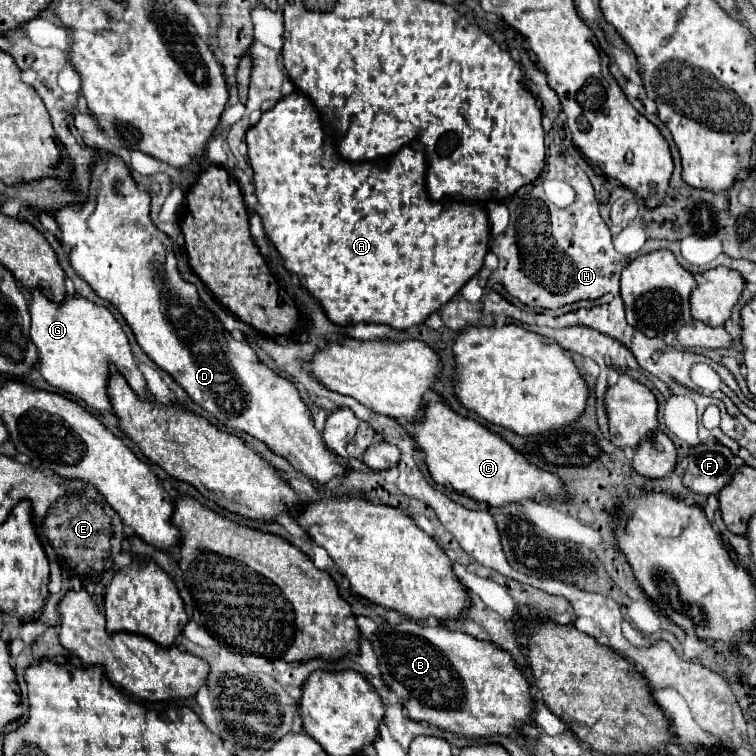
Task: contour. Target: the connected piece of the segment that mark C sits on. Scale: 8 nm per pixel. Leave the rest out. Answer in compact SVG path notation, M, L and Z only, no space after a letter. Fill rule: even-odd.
M428 402L422 414L410 422L412 440L424 454L424 464L436 484L454 488L456 492L490 506L516 504L520 500L542 500L546 494L562 502L568 500L558 484L558 476L534 468L524 456L518 456L498 434L482 424L458 416L444 402Z

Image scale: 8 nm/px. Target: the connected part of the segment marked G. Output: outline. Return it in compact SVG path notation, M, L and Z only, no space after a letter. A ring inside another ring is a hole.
M36 290L32 294L30 316L30 336L40 352L38 370L44 380L52 388L56 388L58 394L86 402L86 406L98 414L114 414L108 396L110 364L114 364L116 370L126 378L128 386L136 392L136 396L142 400L150 400L148 384L138 364L134 362L128 338L108 308L92 304L82 296L66 298L62 304L54 304Z

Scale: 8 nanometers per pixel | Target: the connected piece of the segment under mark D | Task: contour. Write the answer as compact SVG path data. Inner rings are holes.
M98 154L90 184L90 200L86 204L74 204L58 210L54 218L62 232L62 242L70 246L70 264L76 274L124 316L140 348L156 366L166 370L186 390L192 402L216 416L216 420L224 426L242 430L264 442L274 454L286 458L298 472L306 474L316 484L328 484L334 478L342 480L346 476L346 468L338 462L336 454L324 446L296 386L264 366L246 342L234 340L224 330L222 322L200 302L196 288L182 280L170 238L150 220L150 194L138 190L130 170L118 156Z

